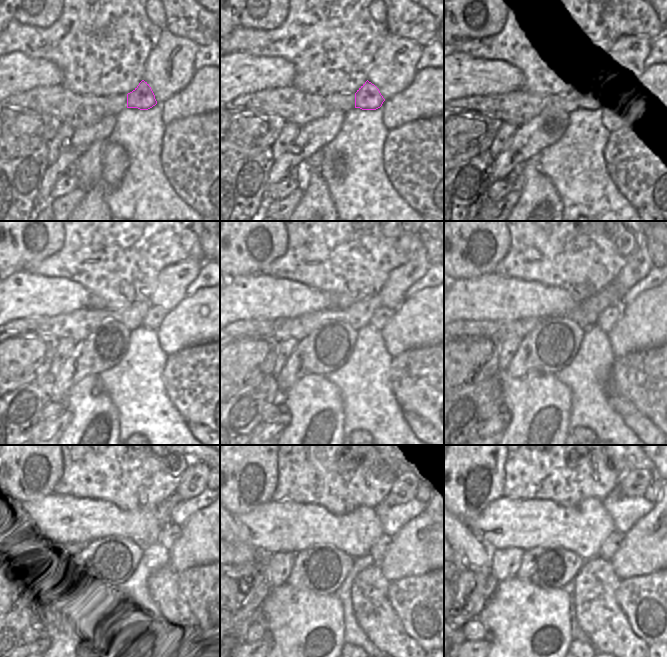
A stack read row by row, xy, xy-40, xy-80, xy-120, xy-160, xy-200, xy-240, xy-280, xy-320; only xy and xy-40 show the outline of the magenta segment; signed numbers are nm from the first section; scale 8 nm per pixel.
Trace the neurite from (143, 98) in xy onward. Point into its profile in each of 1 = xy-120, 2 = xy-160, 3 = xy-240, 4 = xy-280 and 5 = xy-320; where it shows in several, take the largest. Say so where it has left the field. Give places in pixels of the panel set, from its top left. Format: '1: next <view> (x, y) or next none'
1: next xy-120 (154, 317)
2: next xy-160 (382, 315)
3: next xy-240 (166, 538)
4: next xy-280 (378, 550)
5: next xy-320 (611, 545)

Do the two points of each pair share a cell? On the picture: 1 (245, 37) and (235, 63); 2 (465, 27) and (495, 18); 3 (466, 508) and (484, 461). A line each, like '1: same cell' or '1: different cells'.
1: different cells
2: same cell
3: same cell

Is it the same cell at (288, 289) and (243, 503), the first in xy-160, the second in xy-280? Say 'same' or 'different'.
different

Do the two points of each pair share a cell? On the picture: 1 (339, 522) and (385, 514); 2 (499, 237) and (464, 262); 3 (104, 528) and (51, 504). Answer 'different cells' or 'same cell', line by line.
1: different cells
2: same cell
3: same cell

